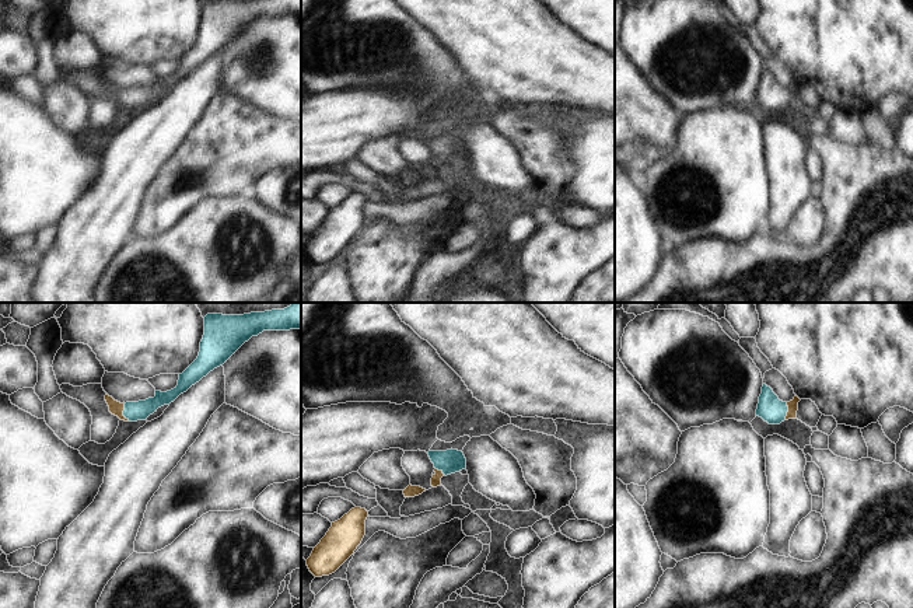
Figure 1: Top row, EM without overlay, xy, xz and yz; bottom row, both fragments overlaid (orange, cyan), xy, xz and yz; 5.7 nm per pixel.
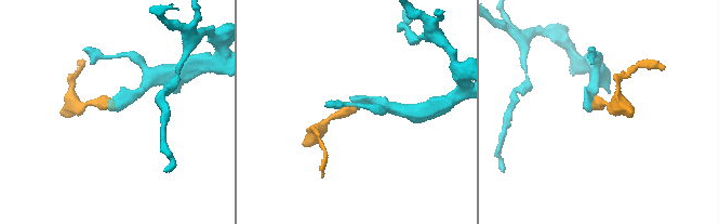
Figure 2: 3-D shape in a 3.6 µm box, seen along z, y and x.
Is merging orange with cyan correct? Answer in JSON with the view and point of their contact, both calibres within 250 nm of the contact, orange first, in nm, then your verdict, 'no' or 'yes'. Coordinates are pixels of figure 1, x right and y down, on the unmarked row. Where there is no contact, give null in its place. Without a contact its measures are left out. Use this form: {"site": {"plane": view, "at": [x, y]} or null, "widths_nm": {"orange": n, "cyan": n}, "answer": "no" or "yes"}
{"site": {"plane": "xy", "at": [122, 98]}, "widths_nm": {"orange": 80, "cyan": 110}, "answer": "yes"}

